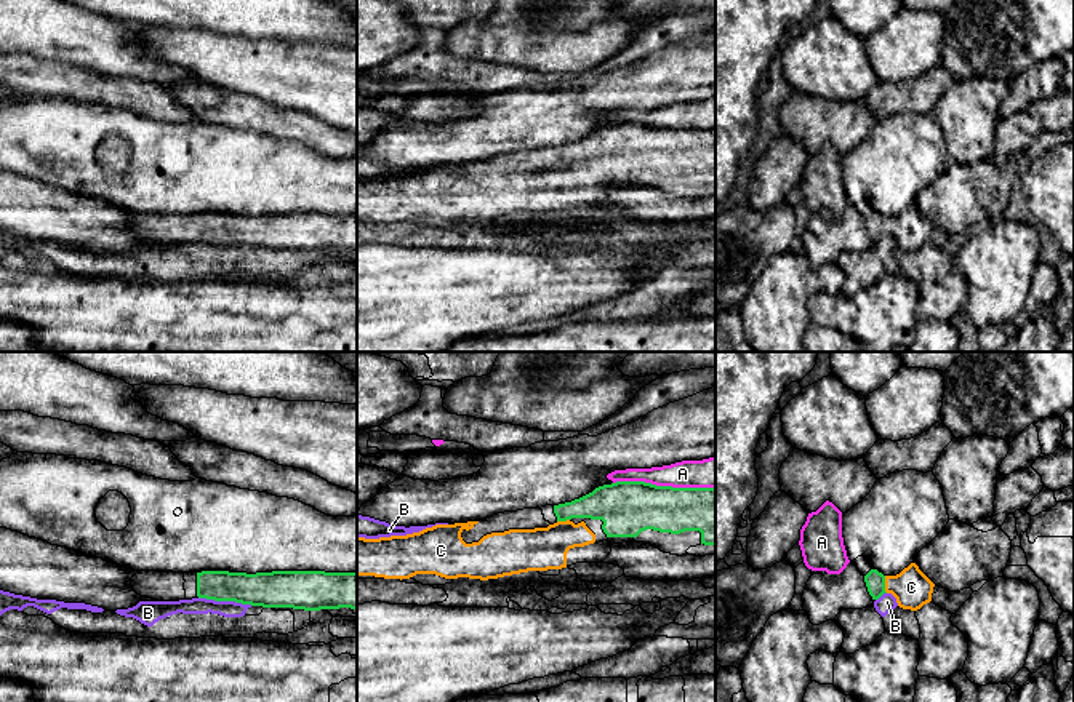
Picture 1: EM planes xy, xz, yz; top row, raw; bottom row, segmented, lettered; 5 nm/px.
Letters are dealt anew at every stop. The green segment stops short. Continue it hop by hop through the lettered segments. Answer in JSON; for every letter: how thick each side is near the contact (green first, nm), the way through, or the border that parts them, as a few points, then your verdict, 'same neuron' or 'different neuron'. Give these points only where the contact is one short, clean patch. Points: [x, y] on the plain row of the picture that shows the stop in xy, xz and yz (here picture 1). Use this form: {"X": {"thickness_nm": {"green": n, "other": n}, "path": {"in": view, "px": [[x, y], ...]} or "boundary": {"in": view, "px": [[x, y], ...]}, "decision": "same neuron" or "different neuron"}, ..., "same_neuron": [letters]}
{"A": {"thickness_nm": {"green": 280, "other": 150}, "decision": "different neuron"}, "B": {"thickness_nm": {"green": 180, "other": 80}, "boundary": {"in": "xy", "px": [[199, 239], [252, 247]]}, "decision": "different neuron"}, "C": {"thickness_nm": {"green": 100, "other": 190}, "path": {"in": "yz", "px": [[874, 223], [884, 226], [911, 229]]}, "decision": "same neuron"}, "same_neuron": ["C"]}

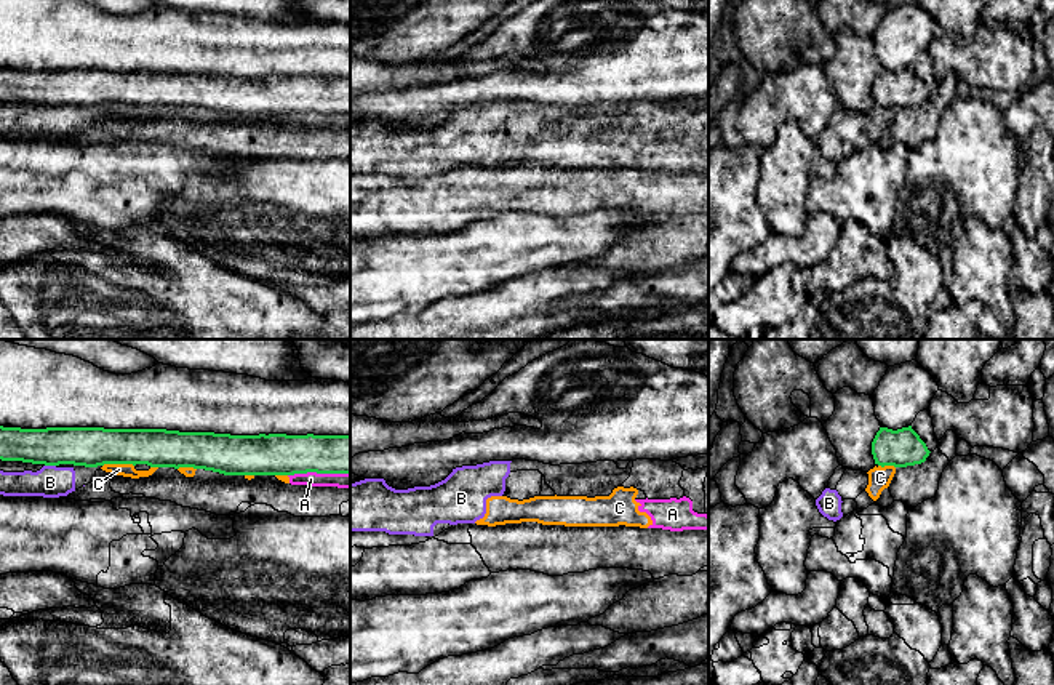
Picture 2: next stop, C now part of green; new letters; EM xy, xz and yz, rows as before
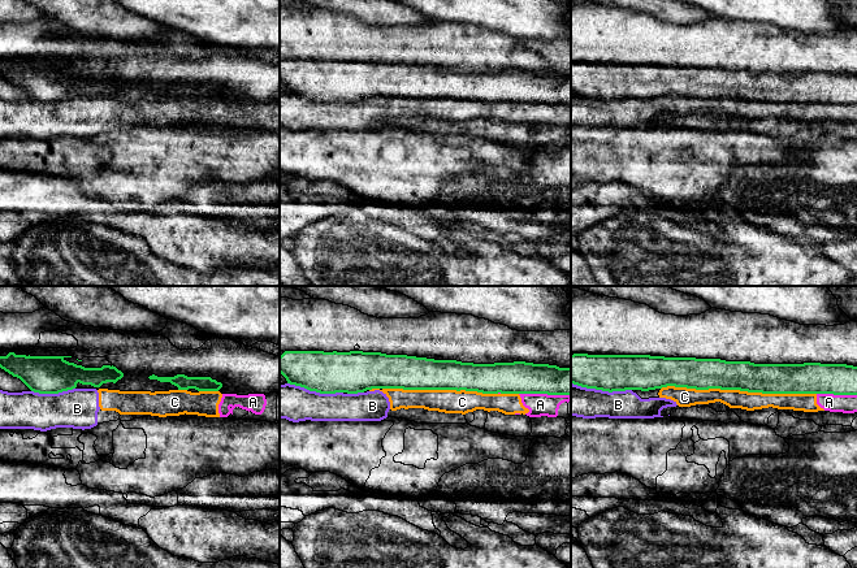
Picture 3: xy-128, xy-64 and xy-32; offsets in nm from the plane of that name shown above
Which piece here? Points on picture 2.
{"A": {"thickness_nm": {"green": 200, "other": 80}, "decision": "different neuron"}, "B": {"thickness_nm": {"green": 200, "other": 160}, "decision": "different neuron"}, "C": {"thickness_nm": {"green": 200, "other": 60}, "decision": "different neuron"}, "same_neuron": []}

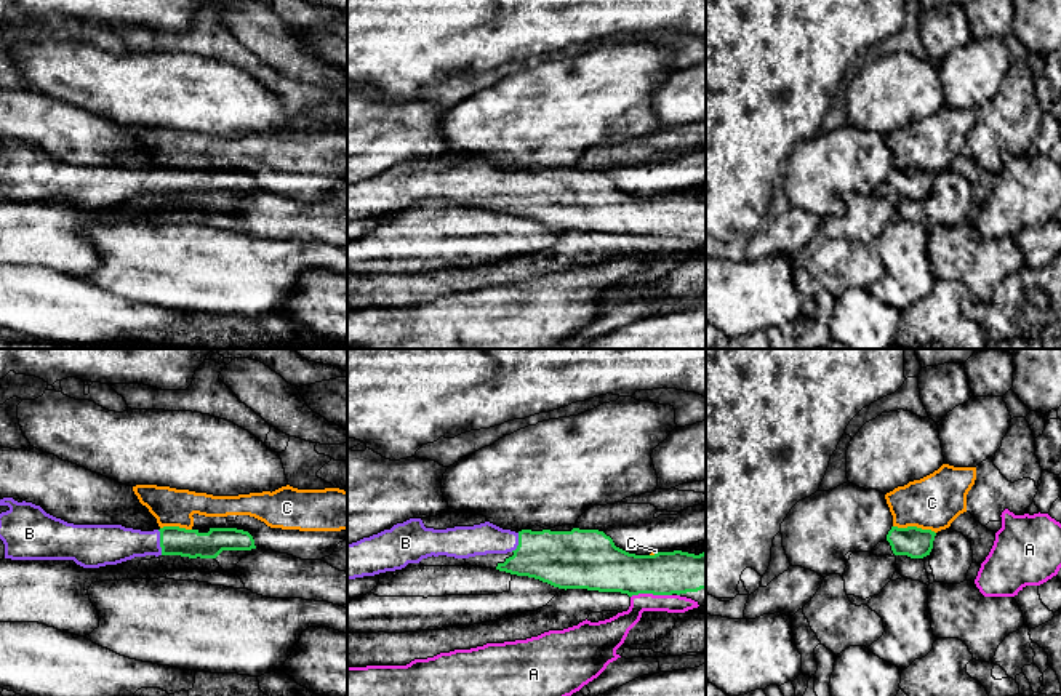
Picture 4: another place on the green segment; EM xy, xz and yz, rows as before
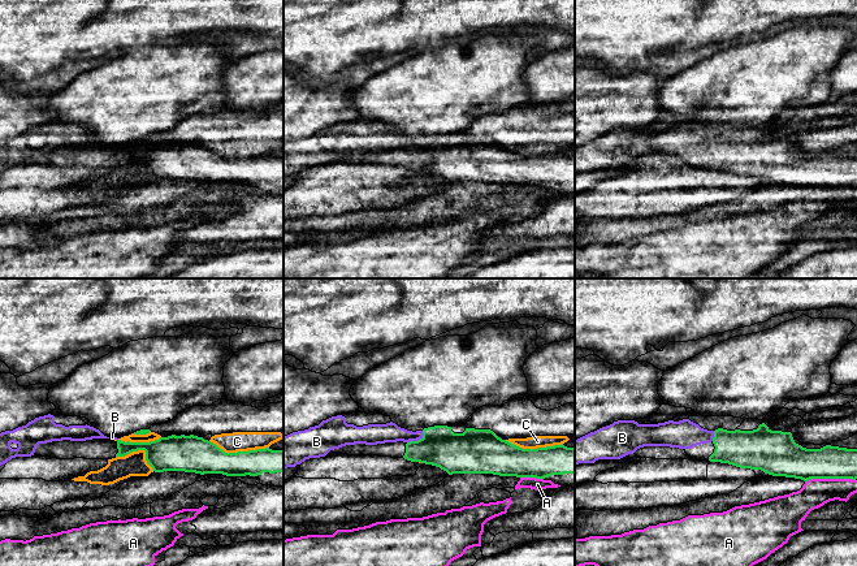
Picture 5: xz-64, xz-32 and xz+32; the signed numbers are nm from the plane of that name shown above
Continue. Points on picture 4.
{"A": {"thickness_nm": {"green": 240, "other": 120}, "decision": "different neuron"}, "B": {"thickness_nm": {"green": 140, "other": 200}, "path": {"in": "xy", "px": [[175, 183], [160, 184], [111, 186]]}, "decision": "same neuron"}, "C": {"thickness_nm": {"green": 160, "other": 280}, "decision": "different neuron"}, "same_neuron": ["B"]}

